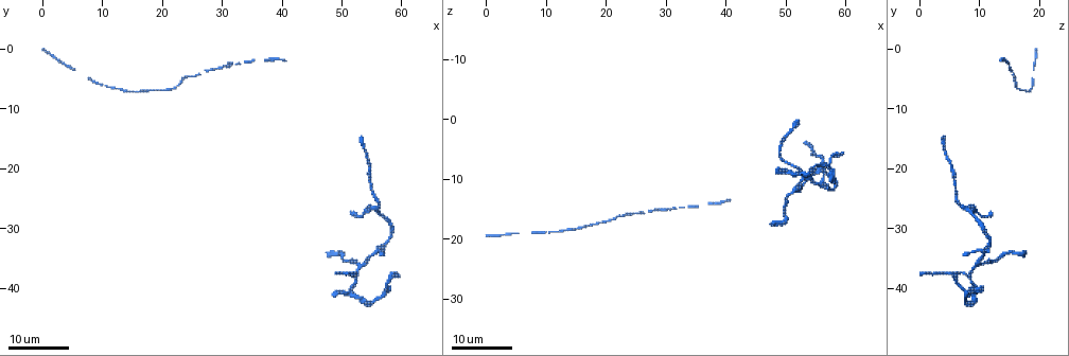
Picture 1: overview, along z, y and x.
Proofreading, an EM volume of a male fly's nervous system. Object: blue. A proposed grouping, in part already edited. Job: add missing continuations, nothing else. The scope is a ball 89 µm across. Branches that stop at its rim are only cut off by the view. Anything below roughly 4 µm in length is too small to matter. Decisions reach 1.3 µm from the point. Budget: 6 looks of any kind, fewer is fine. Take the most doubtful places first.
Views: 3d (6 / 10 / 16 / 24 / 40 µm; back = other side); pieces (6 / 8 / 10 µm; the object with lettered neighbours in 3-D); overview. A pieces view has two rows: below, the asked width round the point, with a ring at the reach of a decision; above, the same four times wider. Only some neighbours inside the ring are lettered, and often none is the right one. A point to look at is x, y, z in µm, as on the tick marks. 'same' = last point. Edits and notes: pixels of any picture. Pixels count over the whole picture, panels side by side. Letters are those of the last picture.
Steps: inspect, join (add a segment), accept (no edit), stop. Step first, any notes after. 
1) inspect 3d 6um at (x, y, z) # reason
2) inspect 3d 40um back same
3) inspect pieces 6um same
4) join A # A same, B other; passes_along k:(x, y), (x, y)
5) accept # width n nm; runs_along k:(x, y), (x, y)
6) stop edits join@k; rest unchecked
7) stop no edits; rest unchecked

inspect 3d 16um at (57.0, 34.0, 7.5)

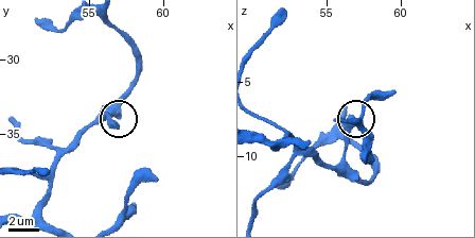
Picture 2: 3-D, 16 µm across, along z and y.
inspect pieces 6um same

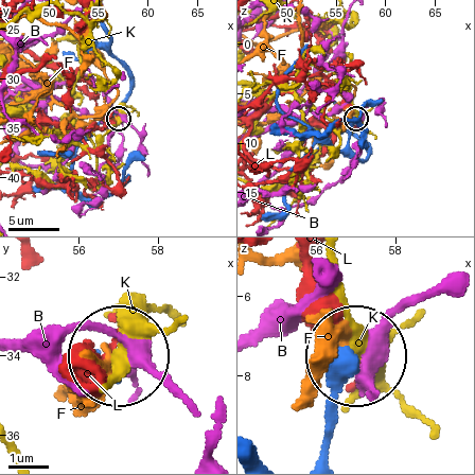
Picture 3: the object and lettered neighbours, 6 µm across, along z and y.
accept # B other, F other, K other, L other; runs_along 3:(329, 449), (346, 362); none of them fits

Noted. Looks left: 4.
inspect 3d 24um at (47.5, 34.5, 17.5) # branch stops here

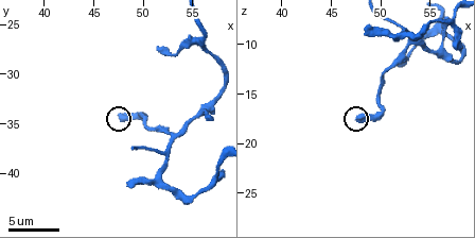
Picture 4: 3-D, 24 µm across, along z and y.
inspect 3d 10um at (47.8, 34.2, 17.4)

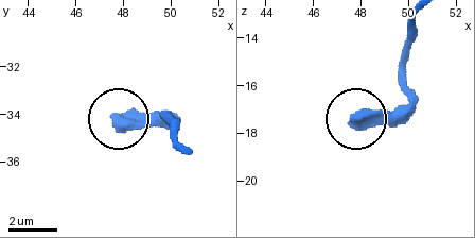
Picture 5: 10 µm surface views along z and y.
inspect pieces 8um at (47.7, 34.2, 17.5) # what lies round it

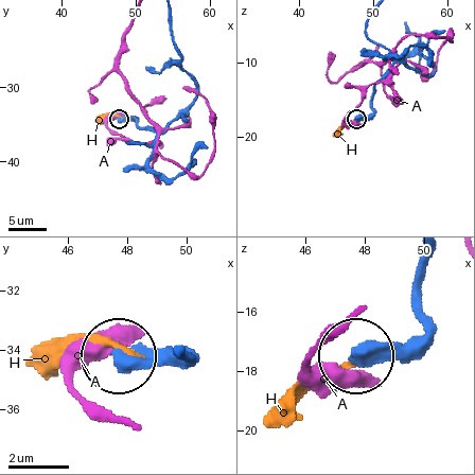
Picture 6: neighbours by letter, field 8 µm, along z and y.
accept # A other, H other; runs_along 6:(433, 69), (397, 63), (374, 86), (370, 112), (356, 118); none of them fits

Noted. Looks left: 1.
stop no edits; rest unchecked

